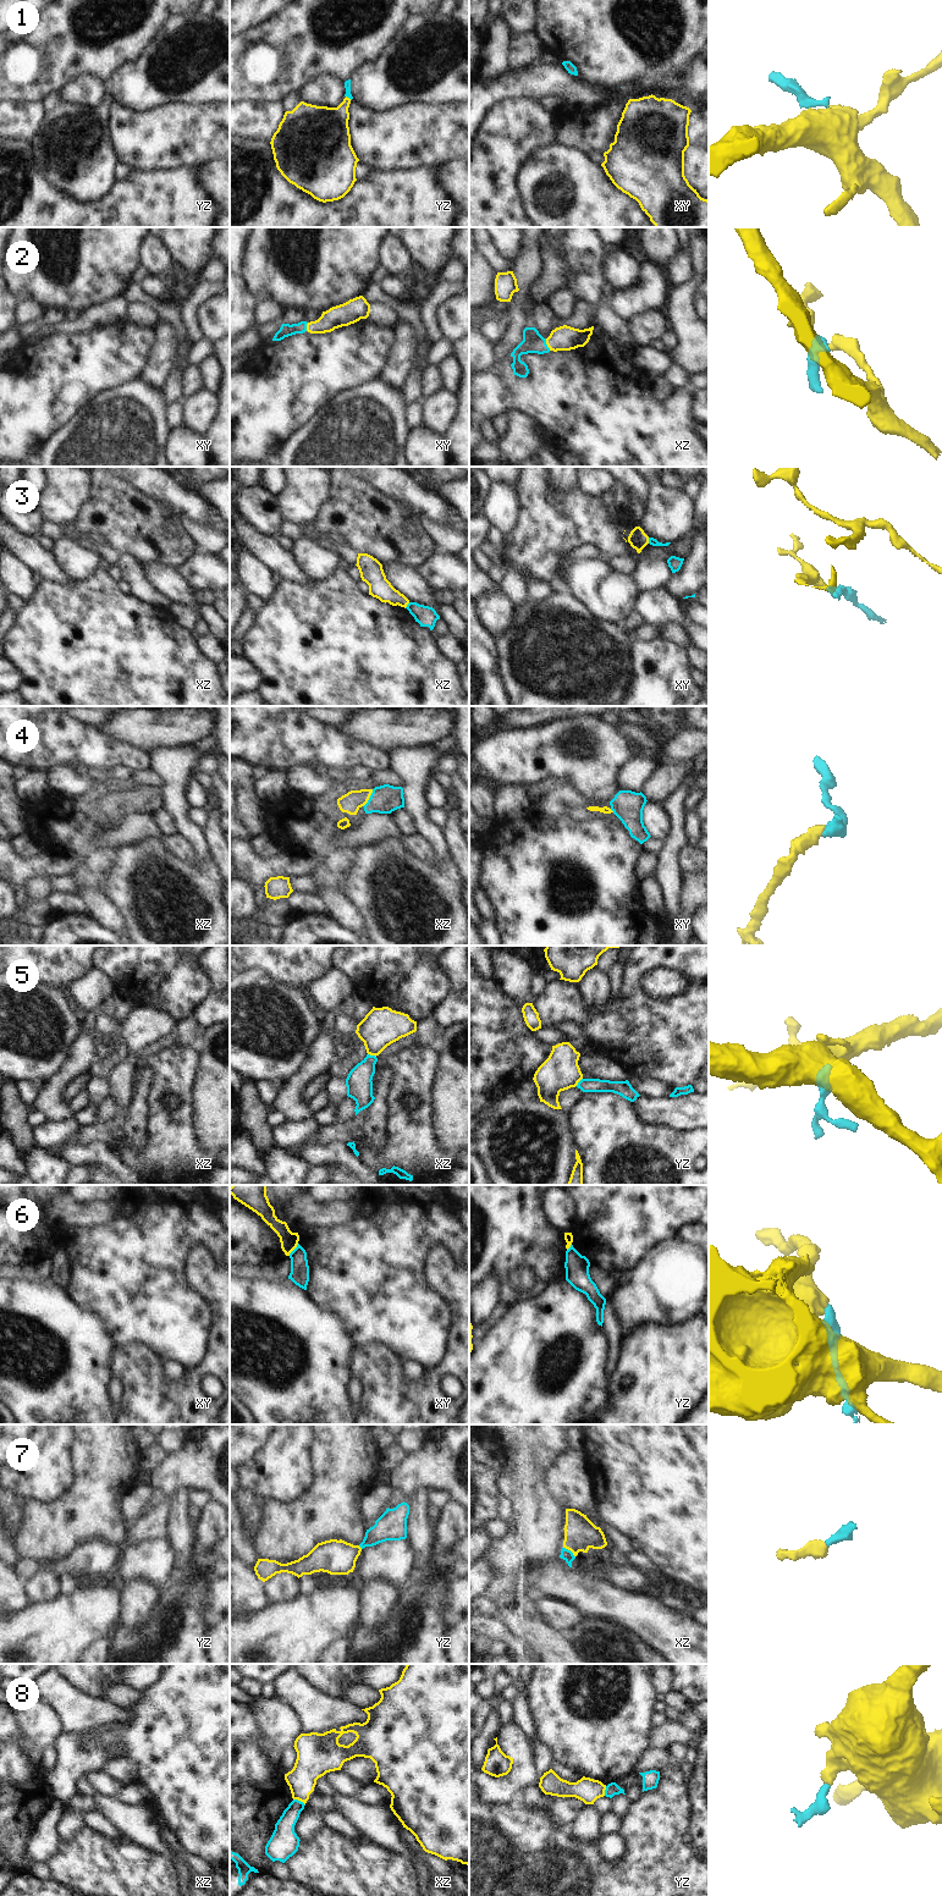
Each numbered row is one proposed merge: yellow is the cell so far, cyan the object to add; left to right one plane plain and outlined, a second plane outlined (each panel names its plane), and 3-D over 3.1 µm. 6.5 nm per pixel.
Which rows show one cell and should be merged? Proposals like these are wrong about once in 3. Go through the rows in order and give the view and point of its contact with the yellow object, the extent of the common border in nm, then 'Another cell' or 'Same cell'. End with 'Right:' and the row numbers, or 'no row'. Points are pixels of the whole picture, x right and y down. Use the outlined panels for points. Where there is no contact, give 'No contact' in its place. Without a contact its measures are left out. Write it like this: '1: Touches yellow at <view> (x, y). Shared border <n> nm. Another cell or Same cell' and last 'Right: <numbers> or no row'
1: Touches yellow at yz (348, 98). Shared border 50 nm. Same cell
2: Touches yellow at xz (546, 343). Shared border 90 nm. Same cell
3: Touches yellow at xz (407, 604). Shared border 50 nm. Same cell
4: Touches yellow at xz (369, 797). Shared border 130 nm. Same cell
5: Touches yellow at xz (372, 1054). Shared border 60 nm. Same cell
6: Touches yellow at xy (293, 1249). Shared border 100 nm. Another cell
7: Touches yellow at xz (569, 1549). Shared border 100 nm. Same cell
8: Touches yellow at xz (299, 1800). Shared border 90 nm. Another cell
Right: 1, 2, 3, 4, 5, 7.

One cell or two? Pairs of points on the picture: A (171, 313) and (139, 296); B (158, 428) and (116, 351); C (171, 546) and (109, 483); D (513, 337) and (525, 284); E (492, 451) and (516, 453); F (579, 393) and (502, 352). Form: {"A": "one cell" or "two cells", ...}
{"A": "one cell", "B": "two cells", "C": "one cell", "D": "one cell", "E": "two cells", "F": "two cells"}

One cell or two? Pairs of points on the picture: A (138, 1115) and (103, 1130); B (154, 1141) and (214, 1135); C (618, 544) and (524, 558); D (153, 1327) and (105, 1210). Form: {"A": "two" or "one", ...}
{"A": "one", "B": "two", "C": "one", "D": "two"}

